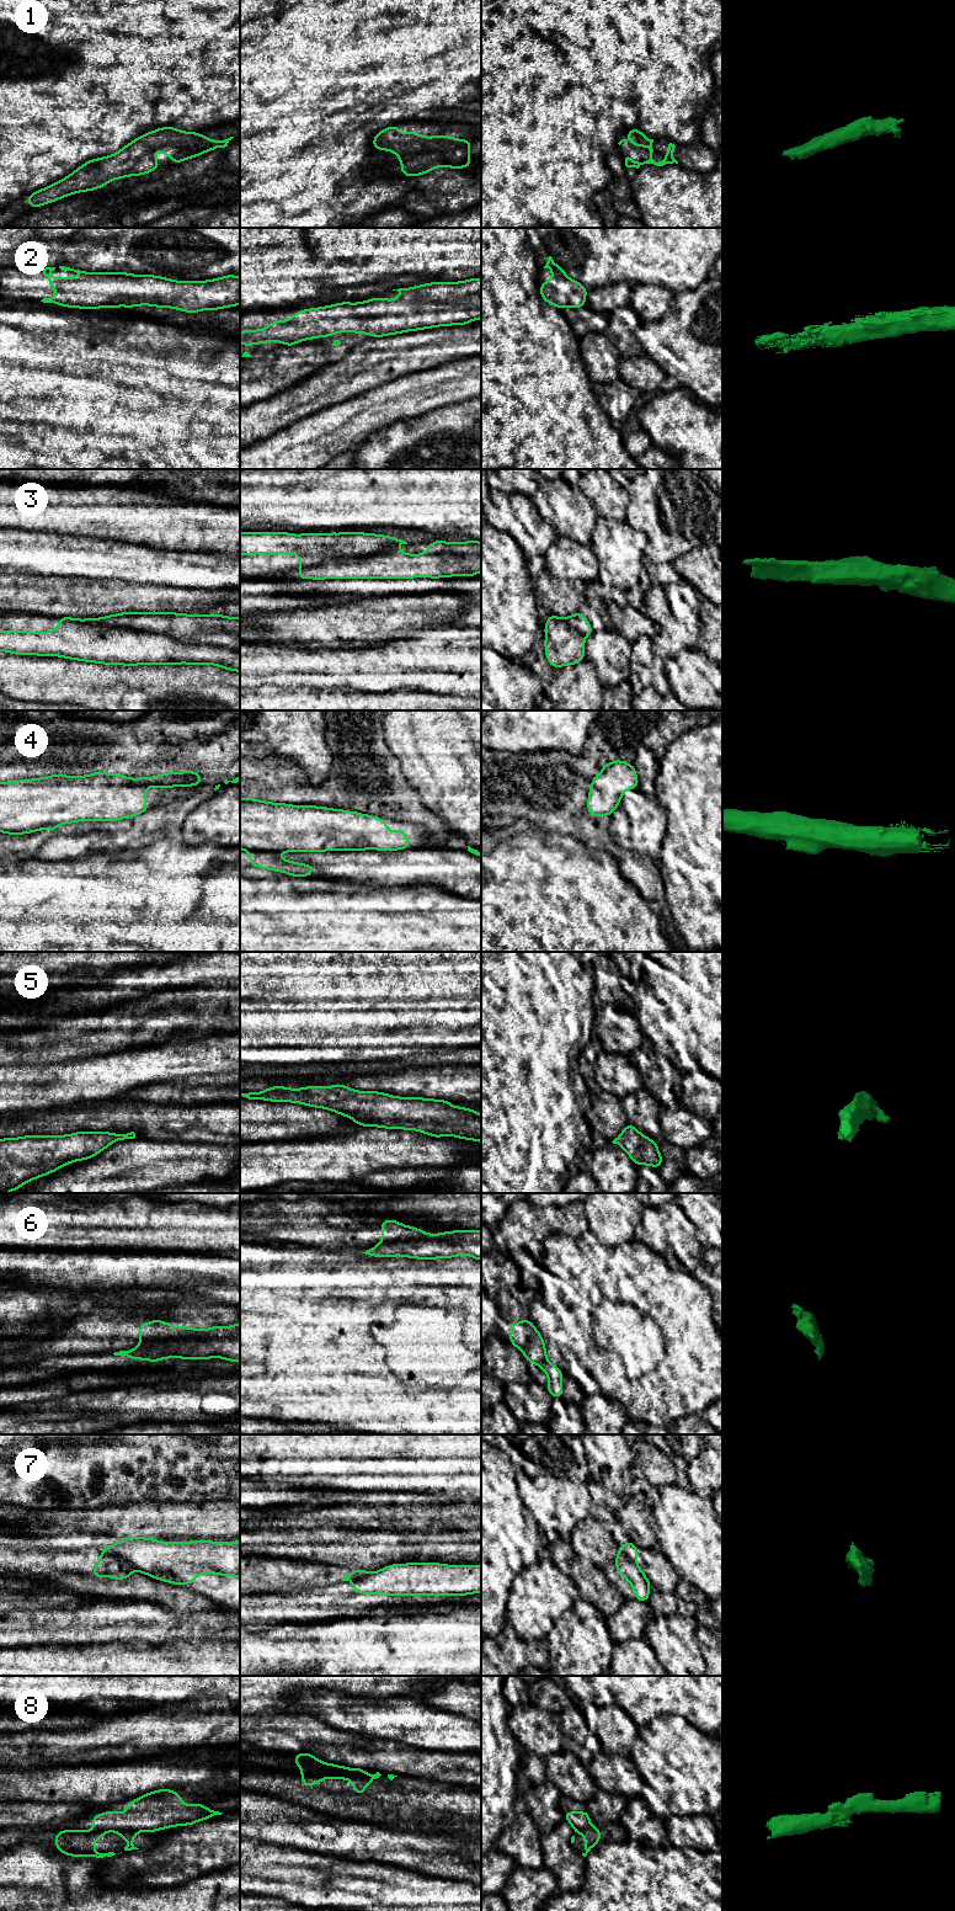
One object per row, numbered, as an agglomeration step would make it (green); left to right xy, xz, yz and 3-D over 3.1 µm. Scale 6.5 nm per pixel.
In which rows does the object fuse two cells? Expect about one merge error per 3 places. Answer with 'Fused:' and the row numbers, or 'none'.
Fused: 3, 6, 7, 8

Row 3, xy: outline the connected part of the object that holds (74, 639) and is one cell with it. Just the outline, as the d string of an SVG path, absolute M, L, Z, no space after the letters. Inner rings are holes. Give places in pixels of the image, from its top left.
M59 617L58 628L43 633L0 630L0 650L18 655L60 656L105 665L217 665L240 672L240 651L225 646L182 643L167 634L89 624L82 619L70 617Z

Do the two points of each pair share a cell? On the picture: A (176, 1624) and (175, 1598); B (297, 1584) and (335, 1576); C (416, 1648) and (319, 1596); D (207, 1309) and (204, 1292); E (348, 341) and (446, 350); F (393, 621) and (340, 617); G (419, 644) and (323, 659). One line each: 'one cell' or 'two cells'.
A: two cells
B: one cell
C: two cells
D: two cells
E: two cells
F: one cell
G: one cell

